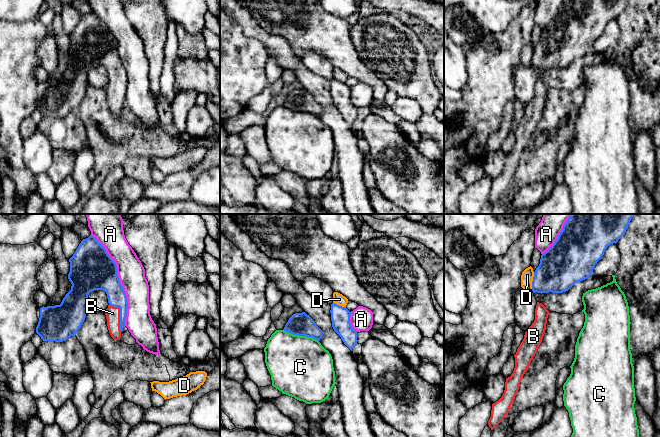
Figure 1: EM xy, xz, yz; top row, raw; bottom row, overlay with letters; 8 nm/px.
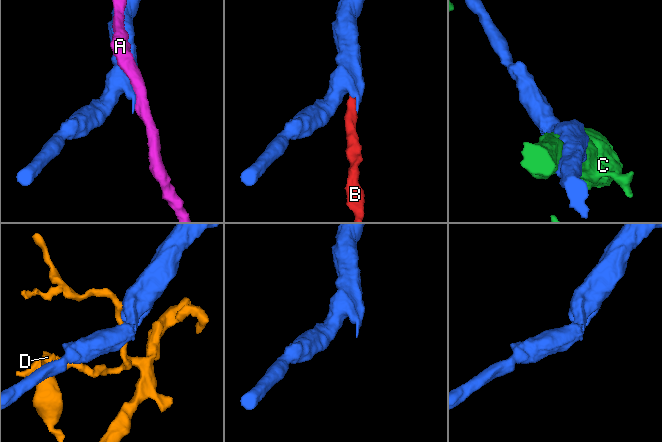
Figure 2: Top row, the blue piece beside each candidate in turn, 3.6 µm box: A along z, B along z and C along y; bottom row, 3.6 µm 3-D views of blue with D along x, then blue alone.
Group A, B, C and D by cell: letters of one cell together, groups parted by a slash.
A / B / C / D

